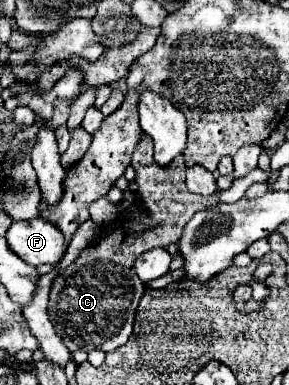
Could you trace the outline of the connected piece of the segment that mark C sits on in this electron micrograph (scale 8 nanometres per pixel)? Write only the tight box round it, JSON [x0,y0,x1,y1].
[49,133,219,353]

